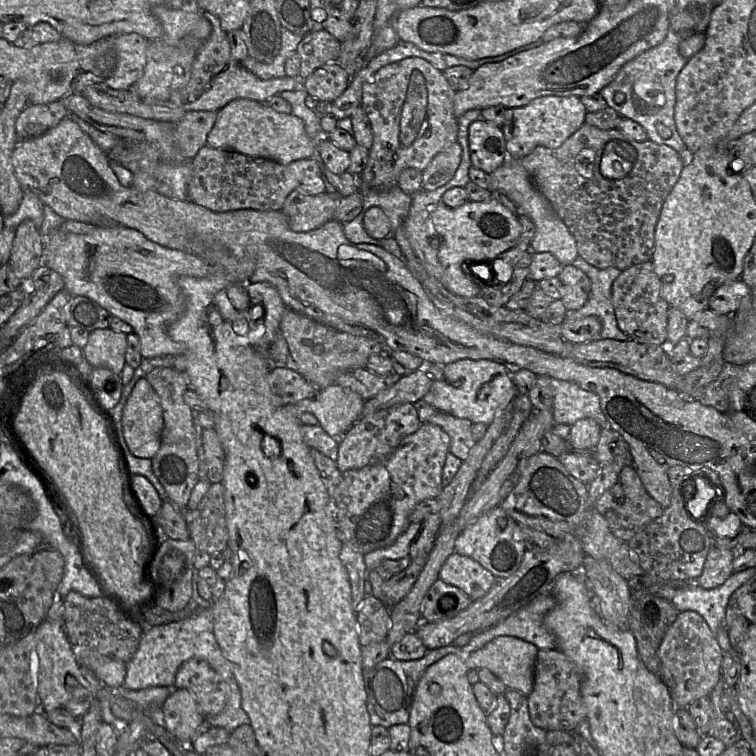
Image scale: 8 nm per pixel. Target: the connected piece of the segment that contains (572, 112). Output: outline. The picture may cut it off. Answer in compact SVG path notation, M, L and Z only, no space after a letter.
M541 96L528 104L506 108L501 130L509 159L522 159L537 147L555 149L577 131L585 121L587 110L576 96Z

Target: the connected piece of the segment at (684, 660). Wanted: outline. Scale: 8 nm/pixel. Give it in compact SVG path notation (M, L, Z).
M697 612L679 613L658 648L658 657L660 678L668 686L677 708L687 708L693 701L709 697L715 686L722 682L722 649L705 619Z

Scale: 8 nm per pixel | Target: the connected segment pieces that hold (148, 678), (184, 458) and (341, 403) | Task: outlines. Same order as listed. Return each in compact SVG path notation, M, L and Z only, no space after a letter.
M211 606L199 608L188 618L176 622L145 627L137 651L126 663L126 675L122 686L131 690L154 686L174 687L178 668L191 658L205 660L228 685L228 699L224 709L216 715L207 715L204 719L210 725L225 728L230 733L240 725L250 724L250 718L241 706L240 688L214 636Z
M156 367L146 375L146 379L157 393L163 410L164 426L159 450L152 458L152 469L163 485L170 501L180 511L187 508L191 492L199 481L198 458L193 427L195 413L183 399L187 390L182 373L169 367Z
M332 384L319 389L315 398L303 399L295 404L286 404L284 409L296 417L300 417L304 412L312 413L329 436L340 439L359 420L364 403L365 400L358 393Z

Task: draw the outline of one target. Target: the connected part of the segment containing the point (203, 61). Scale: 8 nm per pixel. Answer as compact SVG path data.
M205 12L204 15L212 25L211 34L197 51L188 83L171 93L170 102L186 112L218 112L233 100L250 99L264 103L283 91L295 91L303 88L304 80L299 75L263 80L247 70L232 57L228 34L221 29L220 19L211 13Z

